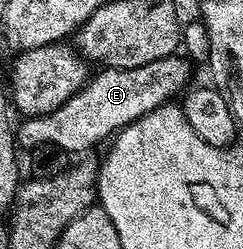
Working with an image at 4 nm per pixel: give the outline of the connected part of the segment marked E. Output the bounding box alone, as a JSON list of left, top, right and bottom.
[18,53,193,153]

